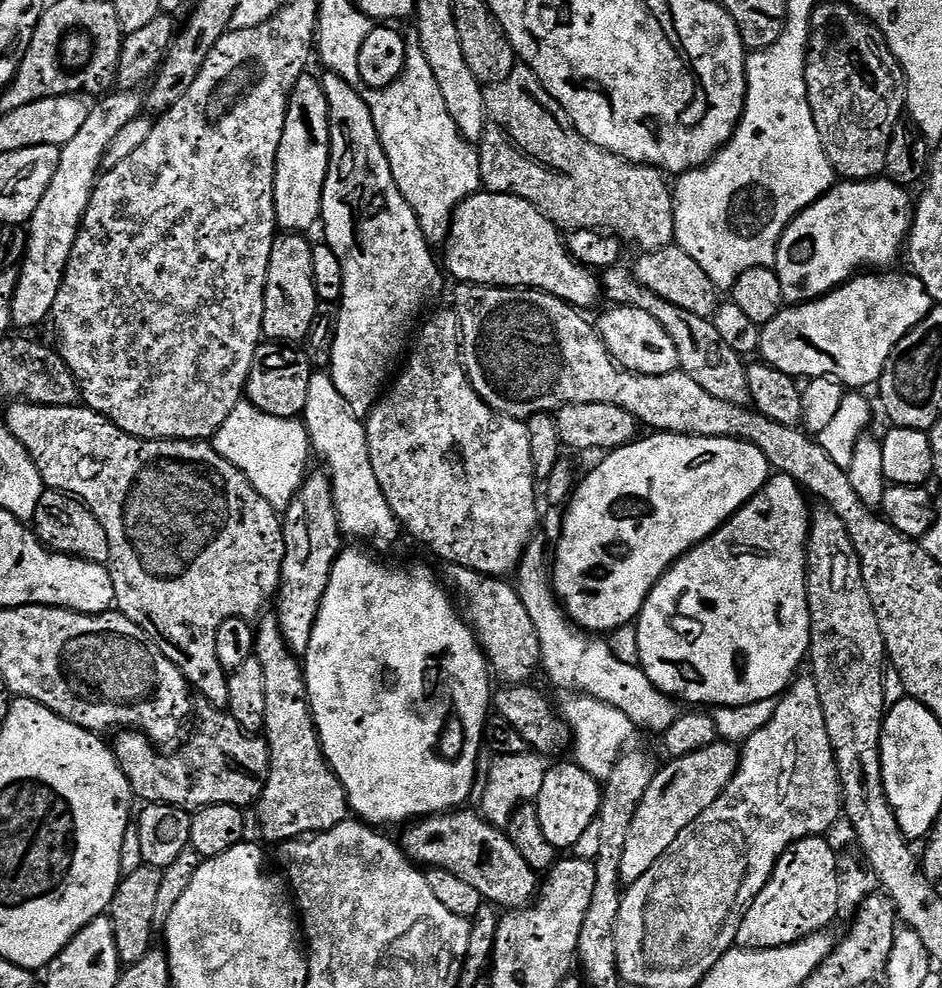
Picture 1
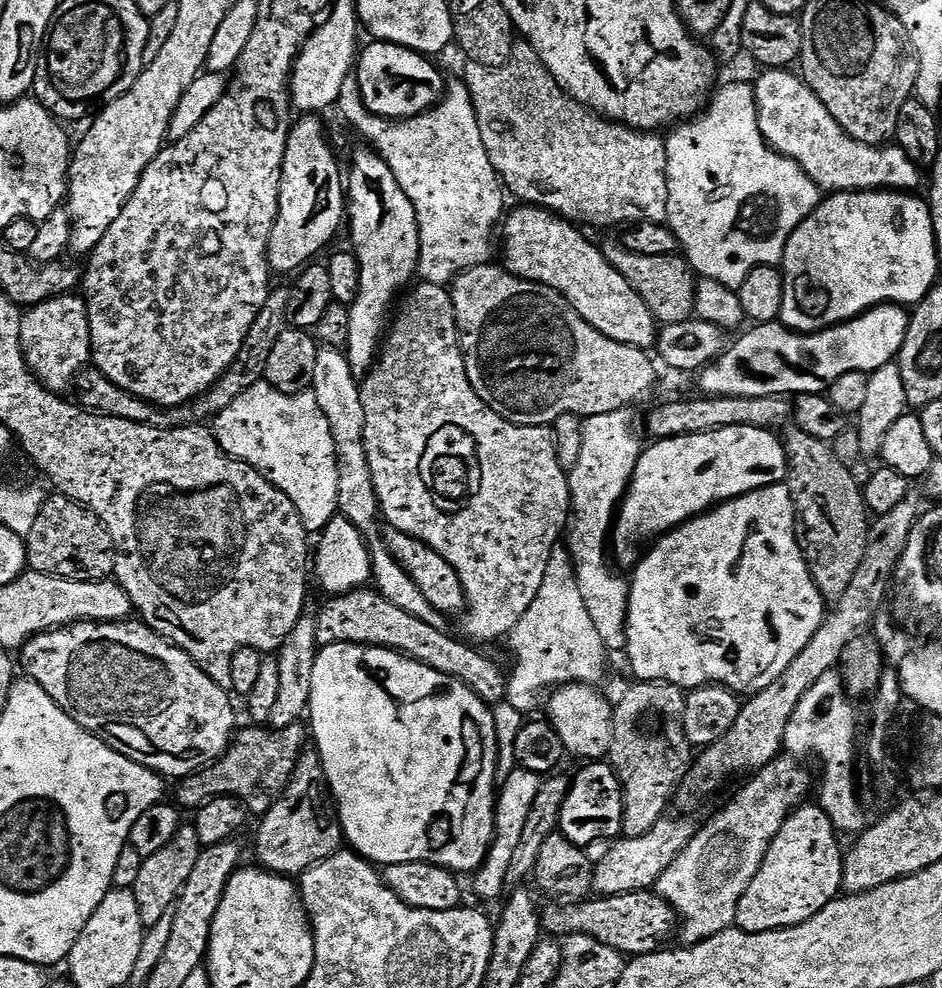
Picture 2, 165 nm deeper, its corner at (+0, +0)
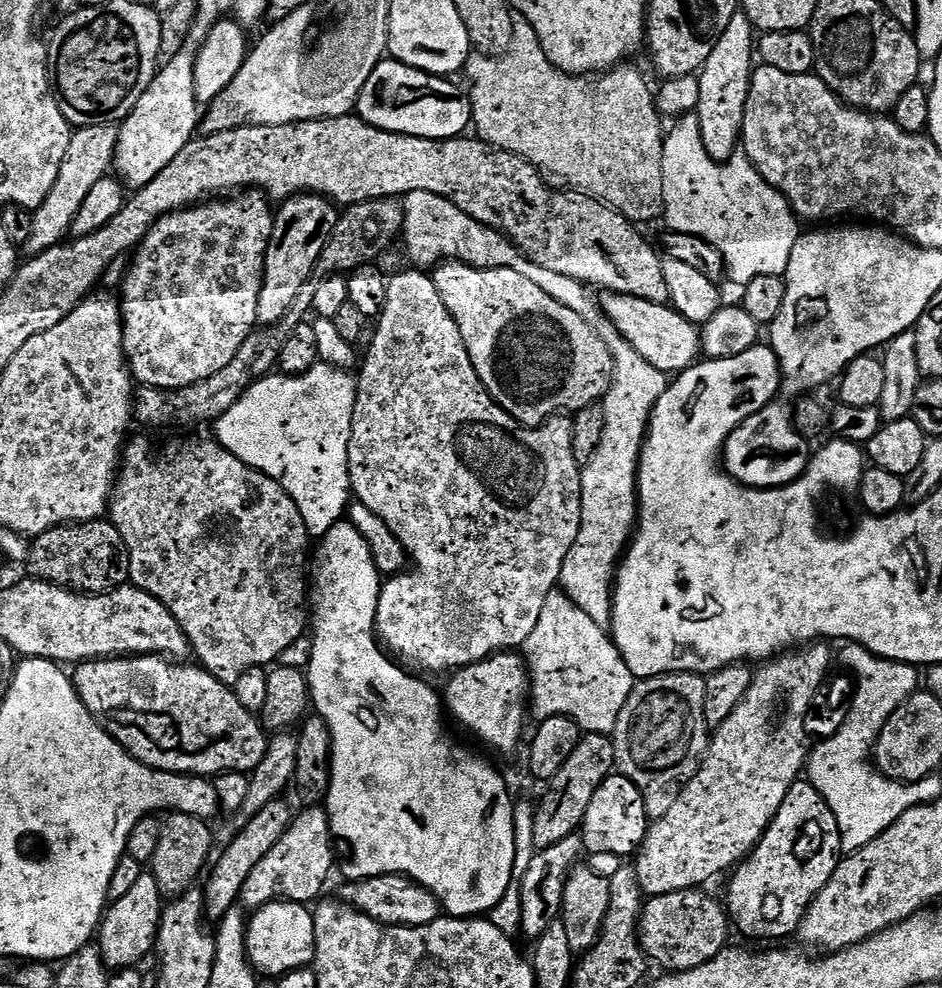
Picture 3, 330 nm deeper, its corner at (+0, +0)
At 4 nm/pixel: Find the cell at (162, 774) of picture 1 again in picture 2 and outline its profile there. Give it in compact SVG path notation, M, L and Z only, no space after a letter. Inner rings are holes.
M303 723L291 724L288 728L279 730L268 726L251 727L241 727L233 735L232 745L221 760L215 760L208 767L179 781L180 789L177 790L175 799L181 809L201 808L215 796L236 796L252 814L263 814L272 809L274 802L290 782L298 758L306 751L306 728Z

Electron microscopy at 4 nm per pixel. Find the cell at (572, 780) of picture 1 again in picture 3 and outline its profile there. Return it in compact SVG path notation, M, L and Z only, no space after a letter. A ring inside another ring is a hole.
M611 774L594 790L594 796L586 809L584 823L580 825L578 835L583 840L585 849L596 856L631 857L639 853L649 827L644 795L638 790L638 786L634 786L630 778Z

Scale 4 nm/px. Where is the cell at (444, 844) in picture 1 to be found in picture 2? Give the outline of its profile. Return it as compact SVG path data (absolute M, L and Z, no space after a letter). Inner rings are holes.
M652 890L623 892L620 896L600 896L599 898L589 898L579 902L552 902L549 905L549 908L545 907L542 912L542 928L545 933L556 938L573 936L574 934L586 934L614 950L623 952L625 957L628 958L661 951L667 945L664 943L671 936L674 936L678 928L678 920L671 906Z

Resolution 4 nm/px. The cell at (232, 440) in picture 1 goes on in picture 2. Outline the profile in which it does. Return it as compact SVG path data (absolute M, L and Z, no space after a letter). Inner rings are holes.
M263 382L250 386L214 417L214 435L222 451L258 470L294 502L309 533L320 534L338 515L336 443L330 422L311 390L291 396Z

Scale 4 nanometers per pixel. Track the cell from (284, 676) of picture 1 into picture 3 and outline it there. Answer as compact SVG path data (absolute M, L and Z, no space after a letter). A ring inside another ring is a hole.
M327 807L304 808L301 812L299 809L278 846L274 846L274 850L270 850L270 854L266 854L266 858L254 866L250 878L246 878L243 907L255 910L276 900L291 900L294 904L302 905L307 905L308 900L319 901L320 891L332 872L332 852L334 856L334 837Z

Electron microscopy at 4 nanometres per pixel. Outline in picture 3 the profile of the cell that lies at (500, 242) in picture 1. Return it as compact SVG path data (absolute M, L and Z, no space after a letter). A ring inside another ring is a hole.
M605 291L599 297L600 311L626 338L650 366L665 374L679 374L697 363L701 355L701 329L692 324L675 308L668 304L655 304L637 296L627 296L625 292Z

